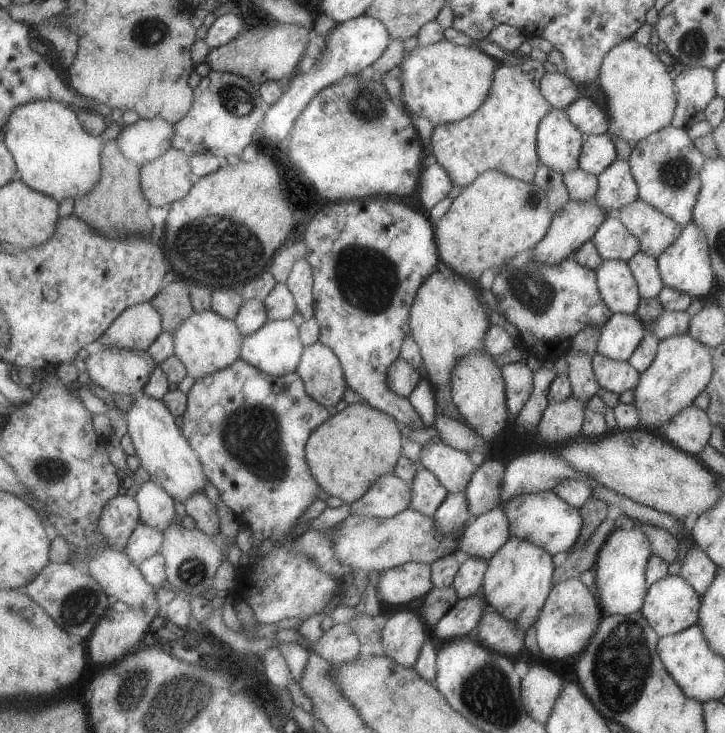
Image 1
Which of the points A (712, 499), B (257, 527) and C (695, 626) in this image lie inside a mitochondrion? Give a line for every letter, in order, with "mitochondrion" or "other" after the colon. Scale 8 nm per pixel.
A: other
B: other
C: other

